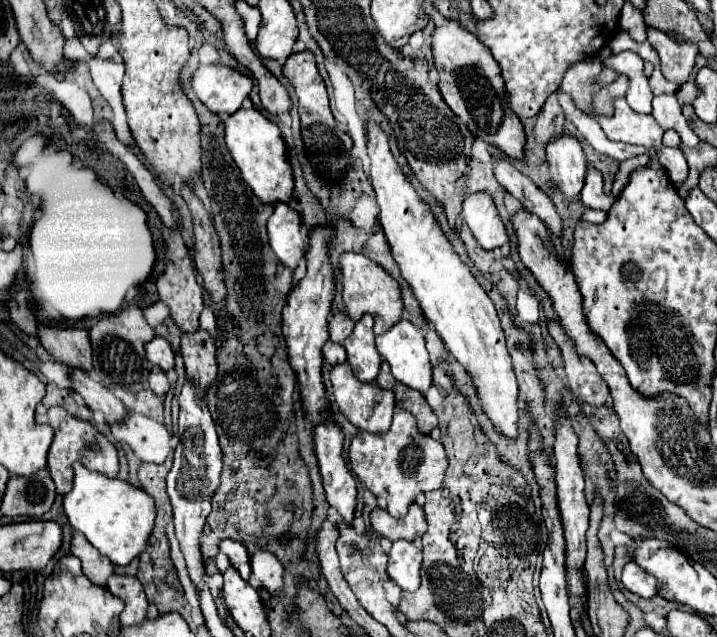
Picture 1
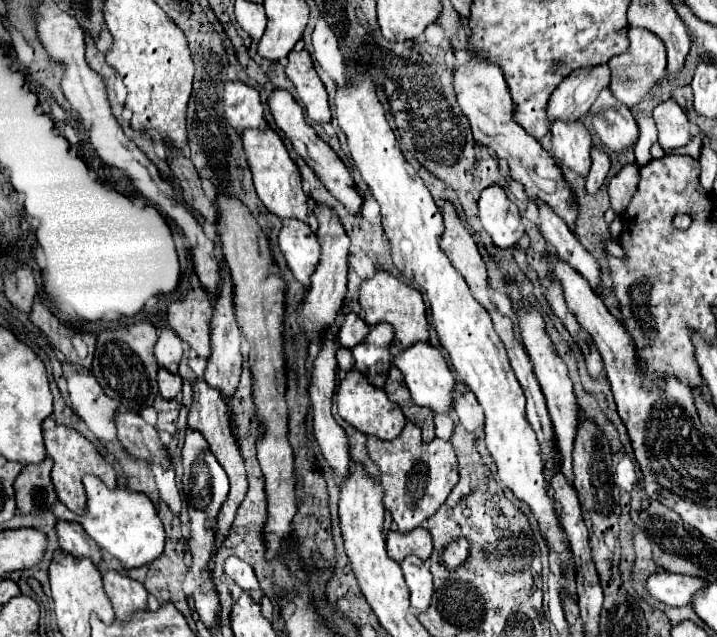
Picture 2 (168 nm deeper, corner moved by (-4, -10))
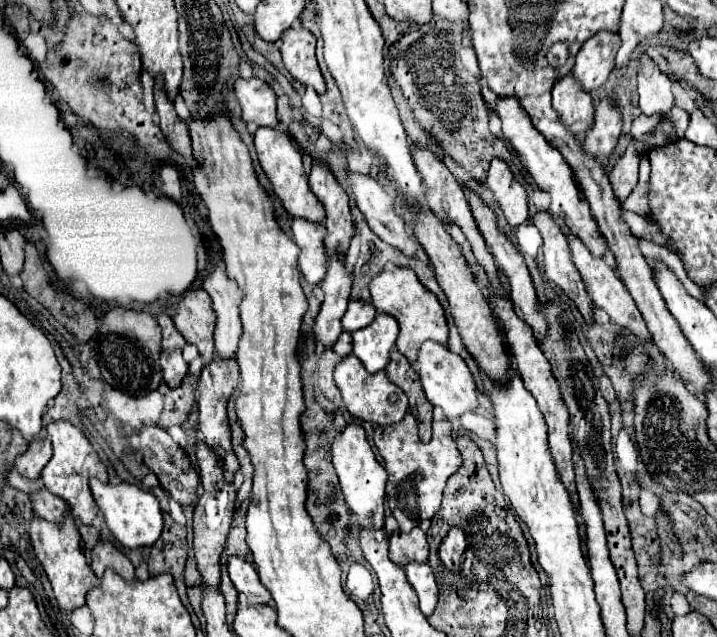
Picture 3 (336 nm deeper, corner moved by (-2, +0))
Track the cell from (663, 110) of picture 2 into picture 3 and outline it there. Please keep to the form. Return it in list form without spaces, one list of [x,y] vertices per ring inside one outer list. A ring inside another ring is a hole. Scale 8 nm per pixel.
[[[647,55],[641,57],[637,79],[639,79],[639,105],[647,117],[655,113],[669,113],[675,107],[671,79],[665,77]]]

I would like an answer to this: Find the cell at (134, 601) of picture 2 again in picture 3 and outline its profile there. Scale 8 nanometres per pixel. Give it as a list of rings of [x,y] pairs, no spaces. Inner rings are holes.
[[[101,541],[93,549],[91,569],[97,575],[97,579],[101,579],[107,567],[115,569],[125,581],[133,581],[135,579],[135,567],[133,567],[133,563],[121,551],[117,551],[109,541]]]

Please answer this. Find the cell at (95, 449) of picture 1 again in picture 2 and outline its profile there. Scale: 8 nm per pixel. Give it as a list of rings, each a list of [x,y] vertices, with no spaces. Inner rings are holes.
[[[57,425],[55,429],[45,431],[45,447],[47,453],[53,457],[53,469],[51,469],[51,481],[53,487],[57,491],[59,501],[63,501],[67,505],[69,511],[73,511],[75,515],[83,515],[86,512],[86,496],[83,486],[83,475],[95,475],[99,477],[109,489],[117,487],[117,477],[113,467],[97,453],[97,449],[75,429],[71,427],[63,427]]]

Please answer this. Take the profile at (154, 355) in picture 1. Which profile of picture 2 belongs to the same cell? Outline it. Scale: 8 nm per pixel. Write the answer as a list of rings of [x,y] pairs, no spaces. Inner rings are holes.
[[[165,327],[155,345],[155,357],[159,365],[171,373],[177,373],[181,355],[183,355],[183,341],[169,327]]]

